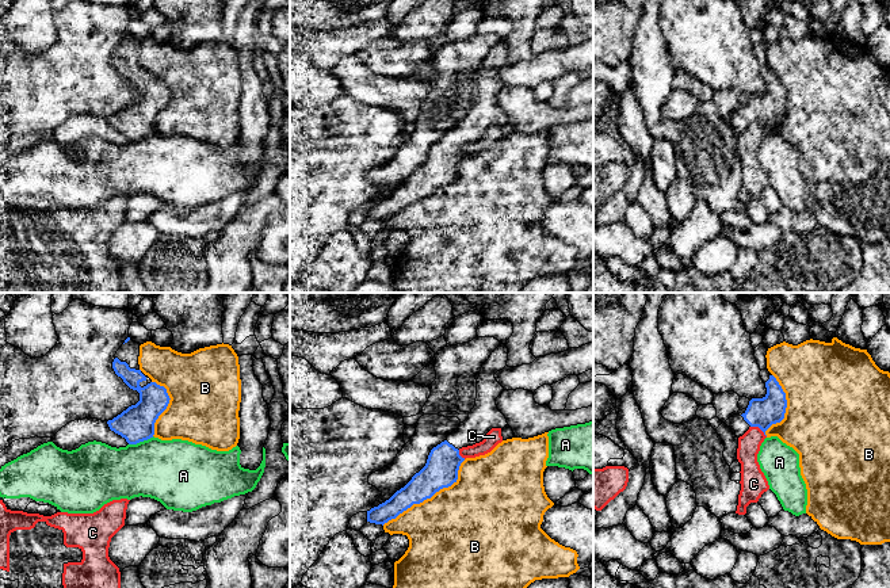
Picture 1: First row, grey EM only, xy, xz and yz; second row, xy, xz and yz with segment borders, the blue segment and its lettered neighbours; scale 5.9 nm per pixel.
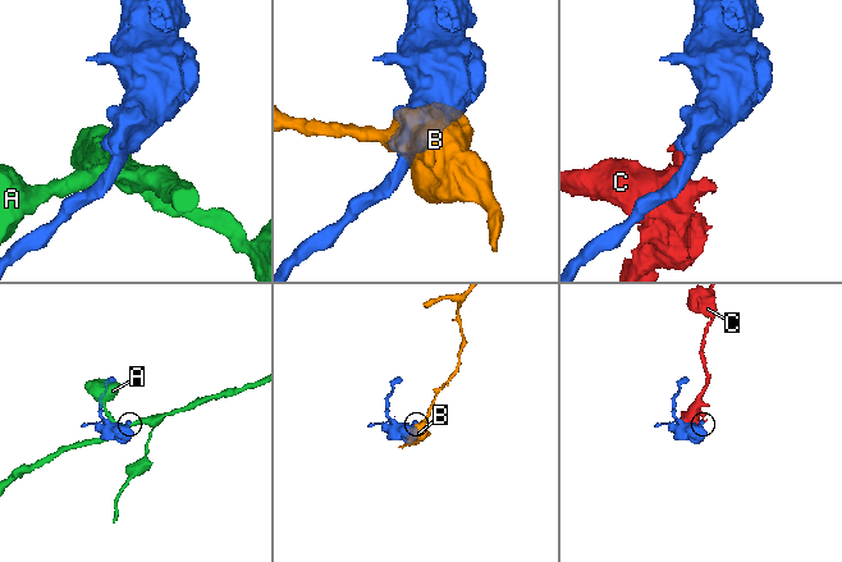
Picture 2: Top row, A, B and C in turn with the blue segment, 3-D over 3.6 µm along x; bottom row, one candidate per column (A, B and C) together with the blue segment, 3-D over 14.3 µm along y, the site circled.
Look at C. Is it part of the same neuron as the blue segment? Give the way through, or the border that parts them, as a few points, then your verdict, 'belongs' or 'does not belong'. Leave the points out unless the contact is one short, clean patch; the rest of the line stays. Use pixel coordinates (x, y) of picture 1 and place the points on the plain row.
border along yz (751, 122), (756, 122), (766, 133); does not belong

